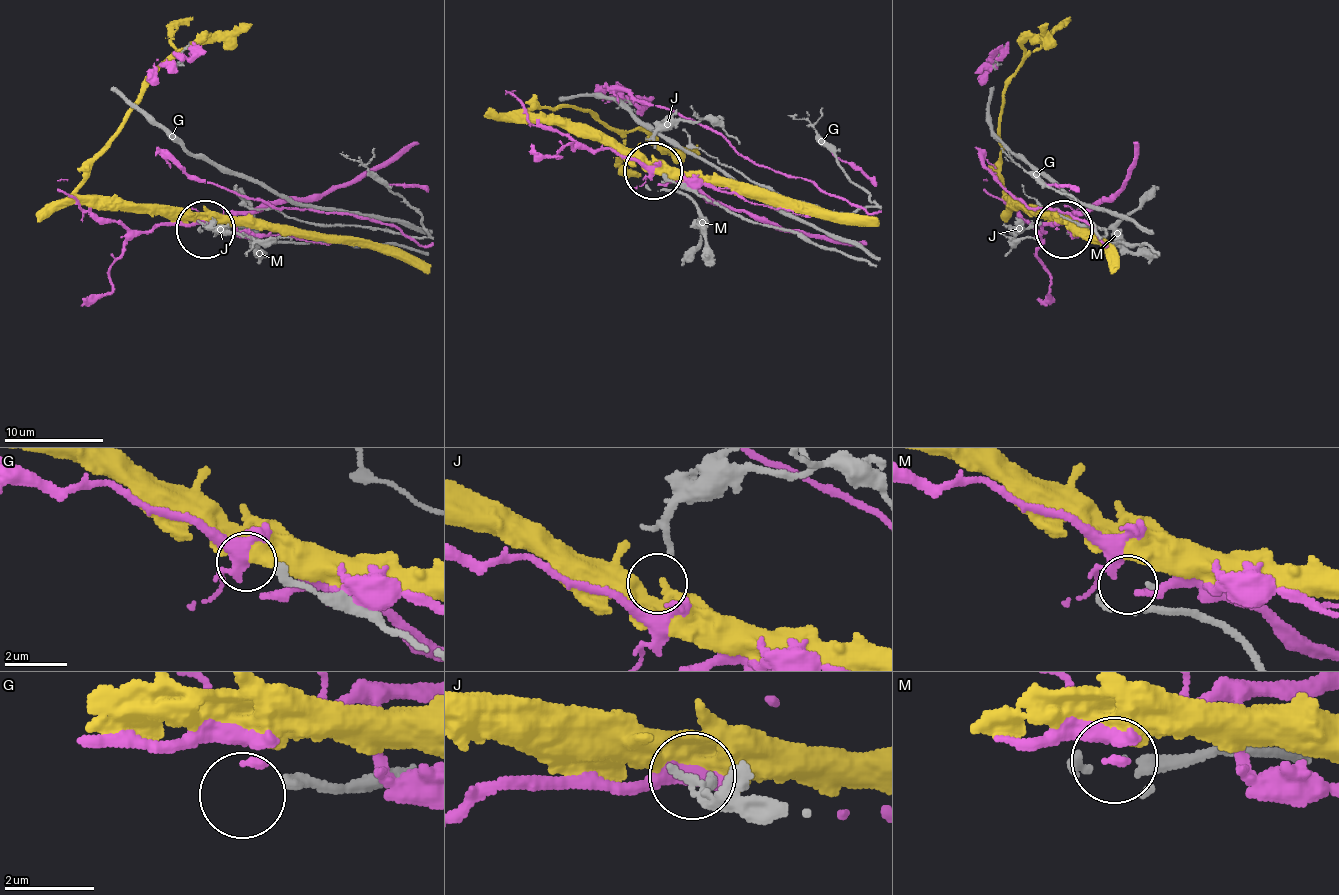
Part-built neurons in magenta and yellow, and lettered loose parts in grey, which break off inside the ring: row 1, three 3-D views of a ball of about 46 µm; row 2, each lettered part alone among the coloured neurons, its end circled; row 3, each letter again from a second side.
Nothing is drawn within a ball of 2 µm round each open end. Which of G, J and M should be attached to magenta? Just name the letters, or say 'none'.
J

